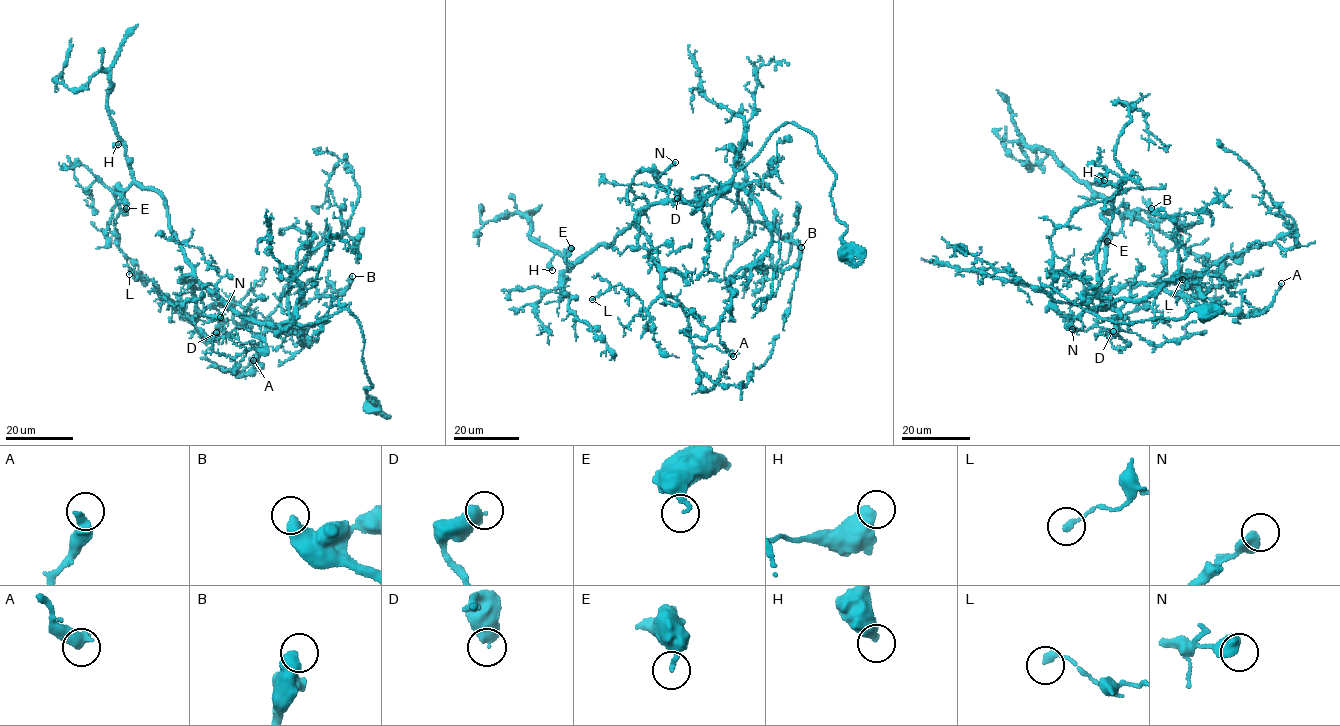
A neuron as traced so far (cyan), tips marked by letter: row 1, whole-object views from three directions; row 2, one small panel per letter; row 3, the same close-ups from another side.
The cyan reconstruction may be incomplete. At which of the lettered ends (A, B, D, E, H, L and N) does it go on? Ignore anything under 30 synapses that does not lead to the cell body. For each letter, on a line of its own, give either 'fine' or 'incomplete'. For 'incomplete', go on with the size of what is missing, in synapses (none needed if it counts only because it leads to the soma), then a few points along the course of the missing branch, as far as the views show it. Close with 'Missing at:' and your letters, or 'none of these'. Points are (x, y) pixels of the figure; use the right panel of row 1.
A: incomplete; about 45 synapses; missing branch runs (1281, 283), (1256, 256), (1236, 226), (1238, 208)
B: fine
D: fine
E: fine
H: fine
L: fine
N: fine
Missing at: A

